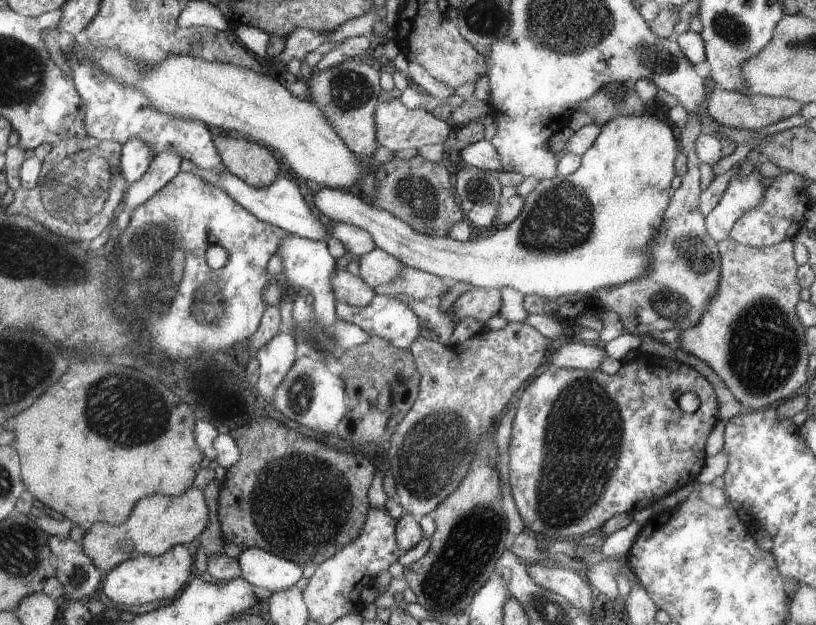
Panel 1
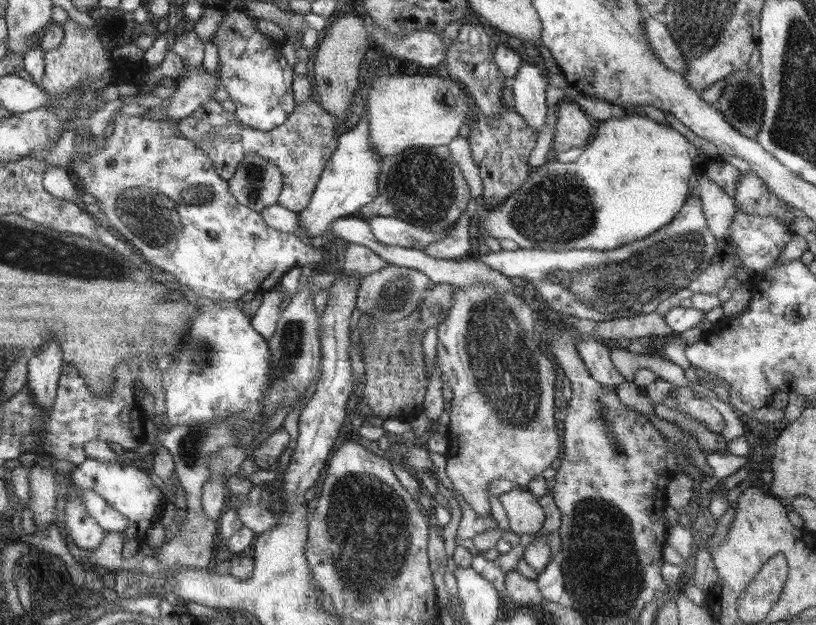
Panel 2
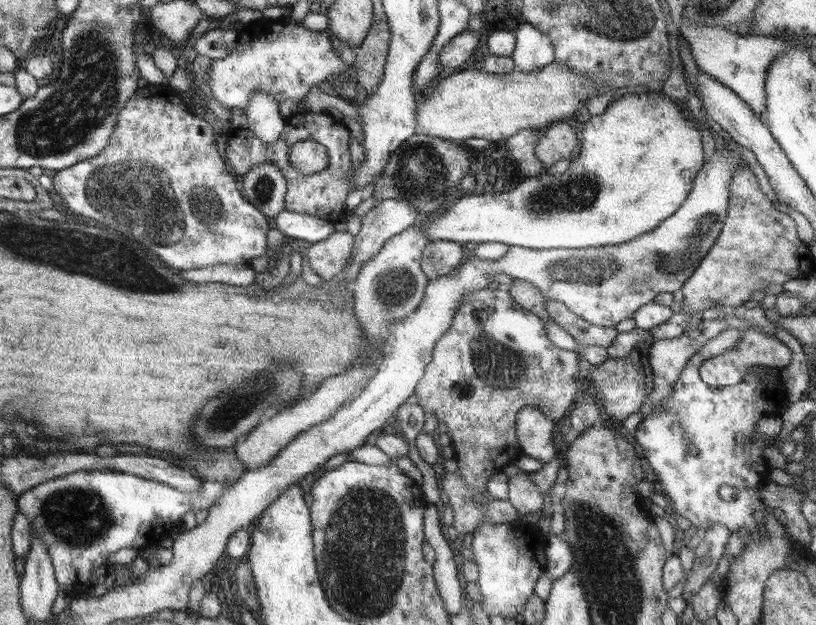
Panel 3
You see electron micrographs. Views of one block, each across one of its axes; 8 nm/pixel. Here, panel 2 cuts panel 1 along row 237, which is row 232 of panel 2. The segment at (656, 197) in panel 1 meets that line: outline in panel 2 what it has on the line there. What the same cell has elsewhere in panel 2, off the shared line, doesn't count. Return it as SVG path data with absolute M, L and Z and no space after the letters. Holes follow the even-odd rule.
M646 115L622 116L599 121L598 134L574 163L562 164L555 158L533 167L528 180L508 201L480 212L476 226L488 236L510 239L524 249L542 250L614 250L642 240L674 220L686 202L688 180L694 172L696 148L670 125L658 123ZM372 217L367 221L374 238L382 244L422 250L424 245L434 244L434 241L450 236L450 231L454 229L434 232L424 226L414 226L412 222L406 222L405 219L392 217Z

